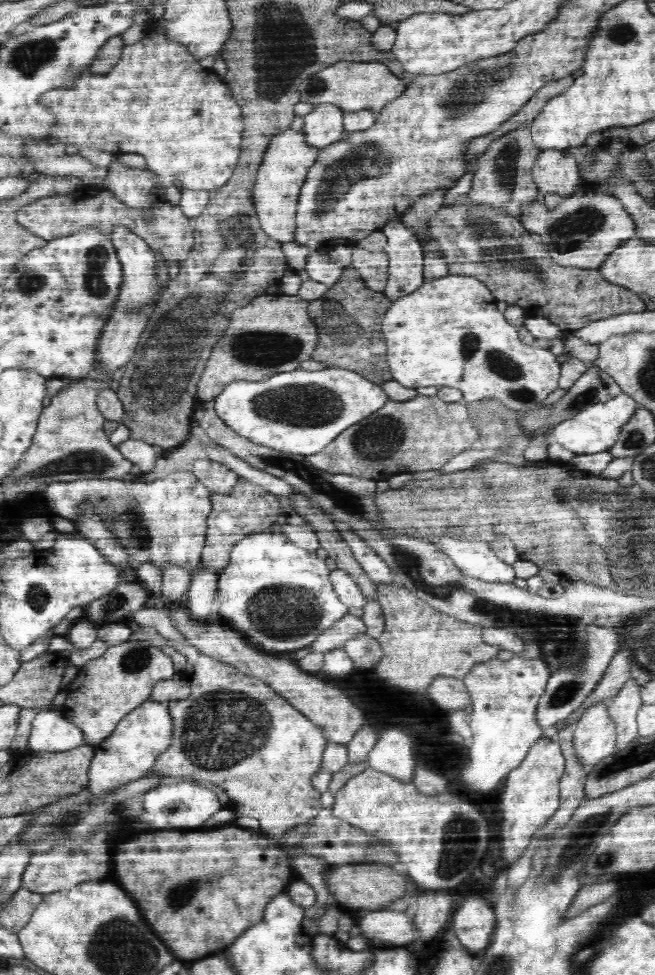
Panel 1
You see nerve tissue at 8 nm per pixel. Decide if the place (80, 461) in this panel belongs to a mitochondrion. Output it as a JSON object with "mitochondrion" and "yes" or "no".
{"mitochondrion":"yes"}

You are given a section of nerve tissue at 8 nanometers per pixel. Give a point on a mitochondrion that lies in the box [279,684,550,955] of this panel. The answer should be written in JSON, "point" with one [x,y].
{"point":[454,860]}

